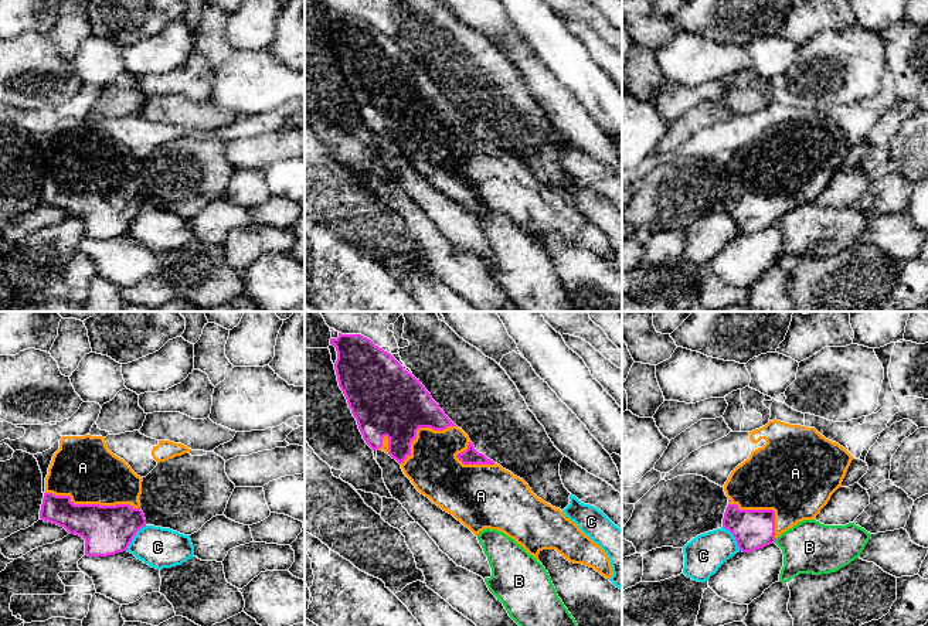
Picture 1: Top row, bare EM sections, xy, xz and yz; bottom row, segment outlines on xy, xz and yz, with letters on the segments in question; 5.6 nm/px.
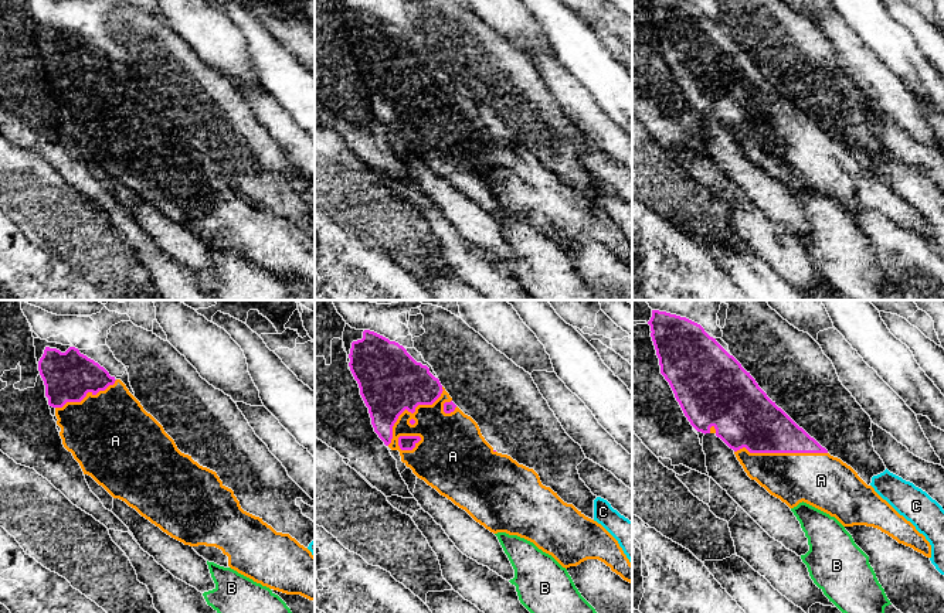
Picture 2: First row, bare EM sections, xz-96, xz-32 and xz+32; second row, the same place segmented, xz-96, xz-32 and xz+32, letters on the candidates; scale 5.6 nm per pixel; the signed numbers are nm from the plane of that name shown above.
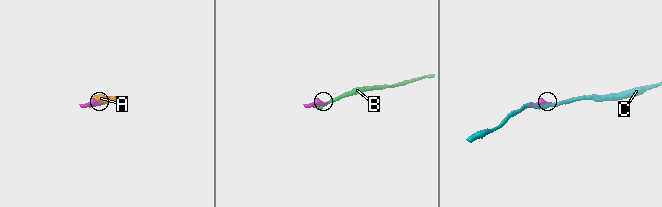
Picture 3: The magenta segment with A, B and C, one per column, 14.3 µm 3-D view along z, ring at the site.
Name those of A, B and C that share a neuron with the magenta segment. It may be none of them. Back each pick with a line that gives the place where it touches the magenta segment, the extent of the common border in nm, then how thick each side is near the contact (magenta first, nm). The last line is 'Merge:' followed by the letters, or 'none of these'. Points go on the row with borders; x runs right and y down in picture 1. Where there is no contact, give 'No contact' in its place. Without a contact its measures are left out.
A: Touches magenta at xy (92, 504). Shared border 550 nm. Thickness 280 nm (magenta) against 360 nm
Merge: A

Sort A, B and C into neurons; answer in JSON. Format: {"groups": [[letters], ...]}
{"groups": [["A"], ["B"], ["C"]]}

